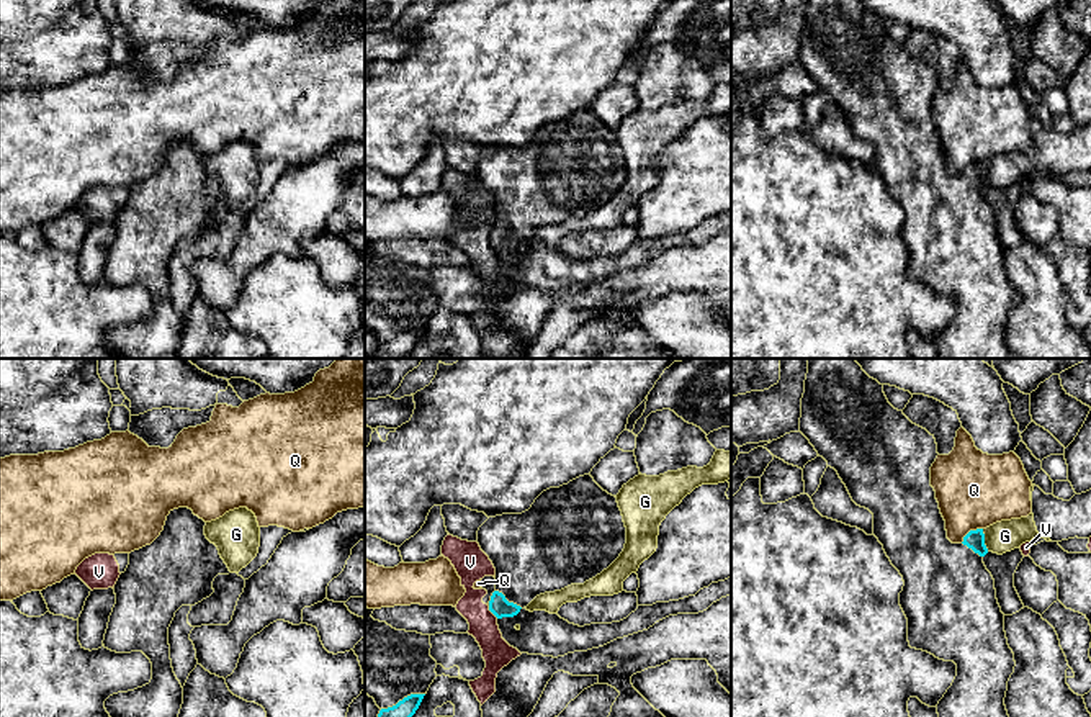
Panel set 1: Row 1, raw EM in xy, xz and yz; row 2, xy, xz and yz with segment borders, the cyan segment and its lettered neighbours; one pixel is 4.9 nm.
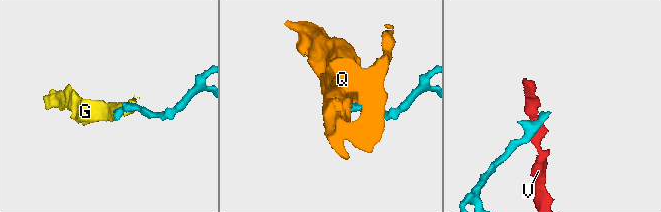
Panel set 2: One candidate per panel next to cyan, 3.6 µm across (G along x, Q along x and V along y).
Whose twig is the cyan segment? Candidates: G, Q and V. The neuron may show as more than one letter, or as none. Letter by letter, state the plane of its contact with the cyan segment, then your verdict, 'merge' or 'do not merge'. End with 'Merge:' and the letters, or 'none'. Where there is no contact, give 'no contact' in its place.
G: meets cyan in yz; do not merge
Q: meets cyan in yz; do not merge
V: meets cyan in xz; do not merge
Merge: none

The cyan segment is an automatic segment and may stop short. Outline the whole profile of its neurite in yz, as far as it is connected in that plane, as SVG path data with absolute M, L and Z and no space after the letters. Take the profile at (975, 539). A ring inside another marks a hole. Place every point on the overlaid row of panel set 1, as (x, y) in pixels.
M808 358L800 432L837 471L852 501L873 514L873 535L905 581L900 606L908 619L909 647L957 665L957 676L937 704L939 717L1009 717L1004 697L1016 661L1008 645L994 579L983 563L988 553L985 534L983 529L970 530L962 543L947 539L945 521L931 486L931 467L939 455L934 435L895 409L883 385L870 378L854 358Z

